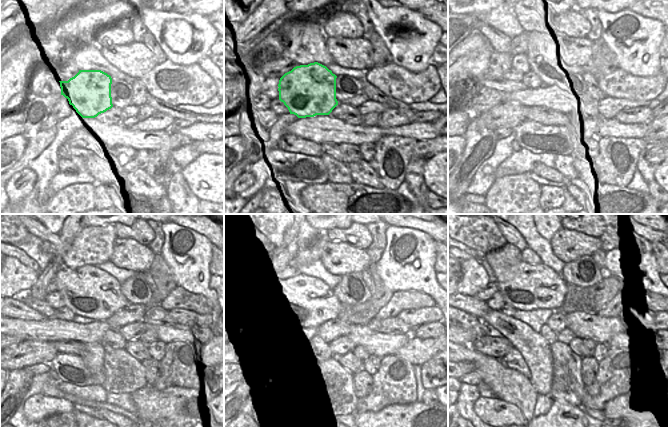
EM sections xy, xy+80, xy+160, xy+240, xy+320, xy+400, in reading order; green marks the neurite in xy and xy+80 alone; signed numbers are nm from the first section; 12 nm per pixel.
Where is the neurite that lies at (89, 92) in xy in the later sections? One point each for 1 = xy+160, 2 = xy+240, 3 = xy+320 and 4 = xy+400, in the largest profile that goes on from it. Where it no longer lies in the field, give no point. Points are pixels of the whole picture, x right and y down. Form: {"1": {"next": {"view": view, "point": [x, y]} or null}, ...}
{"1": {"next": {"view": "xy+160", "point": [544, 81]}}, "2": {"next": {"view": "xy+240", "point": [90, 294]}}, "3": {"next": {"view": "xy+320", "point": [306, 301]}}, "4": {"next": {"view": "xy+400", "point": [525, 287]}}}

